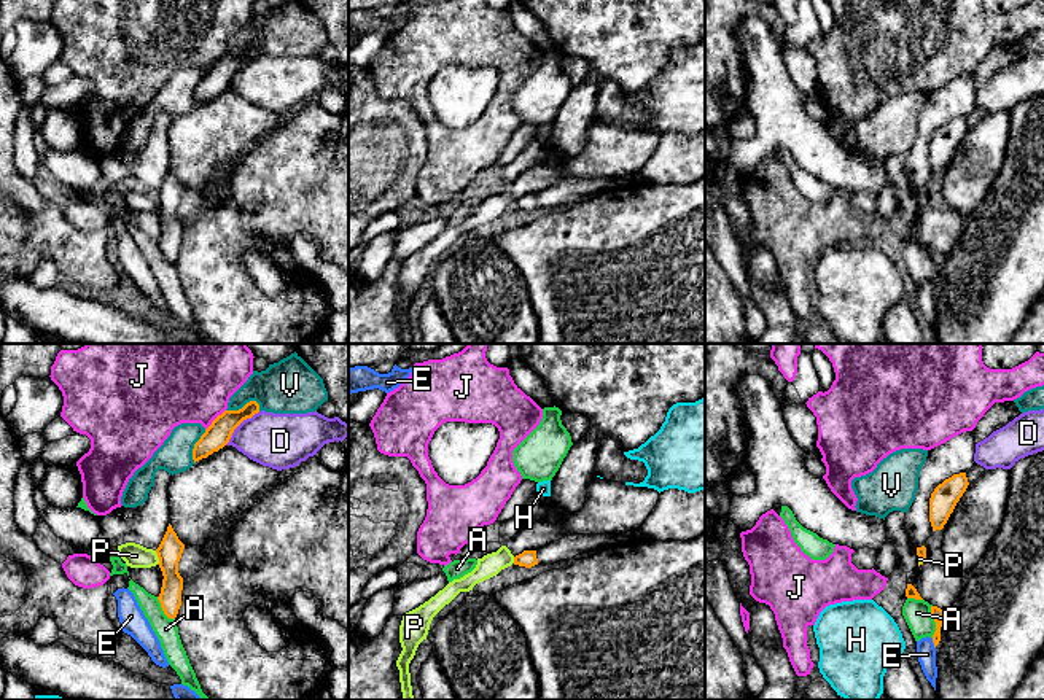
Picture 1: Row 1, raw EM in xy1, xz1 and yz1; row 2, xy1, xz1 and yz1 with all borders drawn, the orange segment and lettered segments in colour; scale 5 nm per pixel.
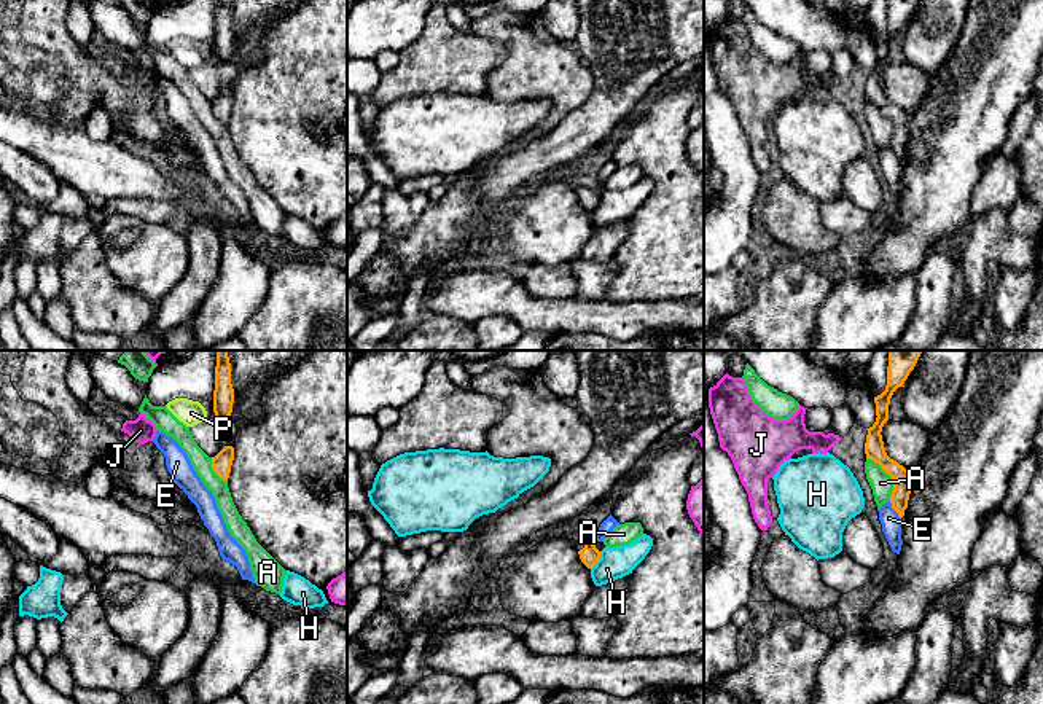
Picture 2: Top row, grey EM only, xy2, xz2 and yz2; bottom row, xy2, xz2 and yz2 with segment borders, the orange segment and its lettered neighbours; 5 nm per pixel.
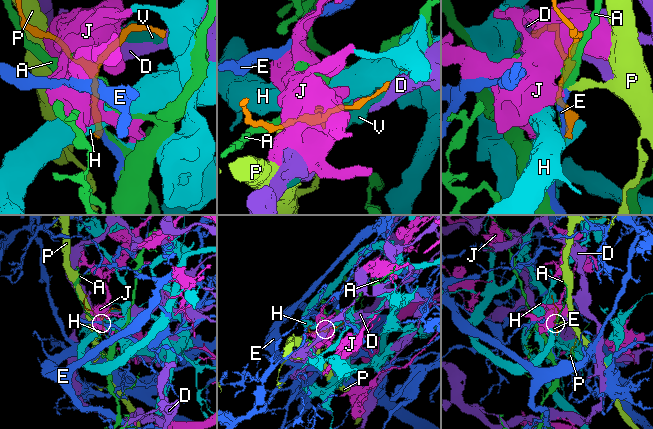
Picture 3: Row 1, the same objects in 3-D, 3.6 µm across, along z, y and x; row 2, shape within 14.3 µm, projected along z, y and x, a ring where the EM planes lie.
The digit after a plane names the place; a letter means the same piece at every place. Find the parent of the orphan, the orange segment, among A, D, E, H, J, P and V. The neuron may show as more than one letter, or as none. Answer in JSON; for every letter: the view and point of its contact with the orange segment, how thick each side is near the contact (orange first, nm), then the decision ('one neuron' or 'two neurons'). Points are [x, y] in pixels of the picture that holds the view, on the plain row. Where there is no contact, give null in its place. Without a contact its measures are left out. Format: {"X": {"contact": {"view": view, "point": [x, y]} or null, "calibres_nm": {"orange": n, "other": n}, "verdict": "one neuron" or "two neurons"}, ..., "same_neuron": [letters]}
{"A": {"contact": {"view": "yz2", "point": [890, 118]}, "calibres_nm": {"orange": 100, "other": 120}, "verdict": "two neurons"}, "D": {"contact": {"view": "xy1", "point": [239, 67]}, "calibres_nm": {"orange": 120, "other": 280}, "verdict": "two neurons"}, "E": {"contact": {"view": "yz2", "point": [894, 152]}, "calibres_nm": {"orange": 90, "other": 100}, "verdict": "two neurons"}, "H": {"contact": {"view": "xz2", "point": [596, 204]}, "calibres_nm": {"orange": 100, "other": 160}, "verdict": "two neurons"}, "J": {"contact": {"view": "xy1", "point": [214, 64]}, "calibres_nm": {"orange": 120, "other": 340}, "verdict": "two neurons"}, "P": {"contact": {"view": "xy1", "point": [158, 201]}, "calibres_nm": {"orange": 130, "other": 120}, "verdict": "two neurons"}, "V": {"contact": {"view": "xy1", "point": [244, 50]}, "calibres_nm": {"orange": 120, "other": 280}, "verdict": "two neurons"}, "same_neuron": []}

